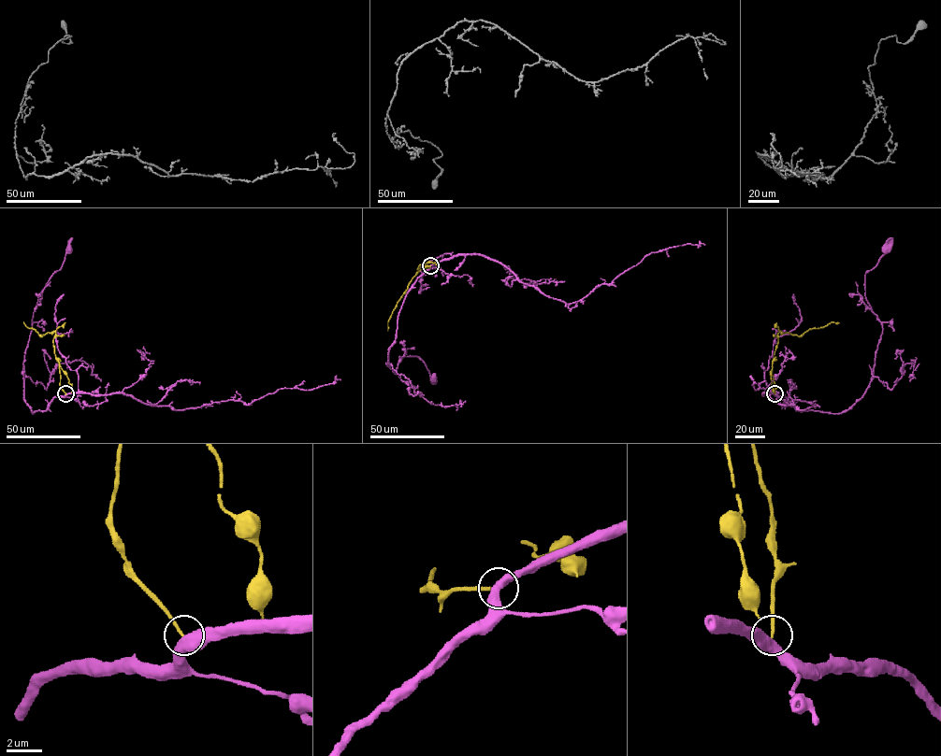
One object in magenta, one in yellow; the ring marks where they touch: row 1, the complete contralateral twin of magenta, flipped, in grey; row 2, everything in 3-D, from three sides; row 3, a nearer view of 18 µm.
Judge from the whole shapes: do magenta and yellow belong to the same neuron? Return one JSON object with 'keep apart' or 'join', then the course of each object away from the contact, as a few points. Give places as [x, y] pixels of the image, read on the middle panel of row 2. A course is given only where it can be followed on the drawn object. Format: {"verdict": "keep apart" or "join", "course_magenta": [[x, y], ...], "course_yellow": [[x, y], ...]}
{"verdict": "keep apart", "course_magenta": [[430, 265], [406, 295], [387, 363], [396, 374], [404, 356], [418, 356], [433, 377]], "course_yellow": [[430, 265], [419, 265], [420, 270], [388, 321], [387, 330]]}

